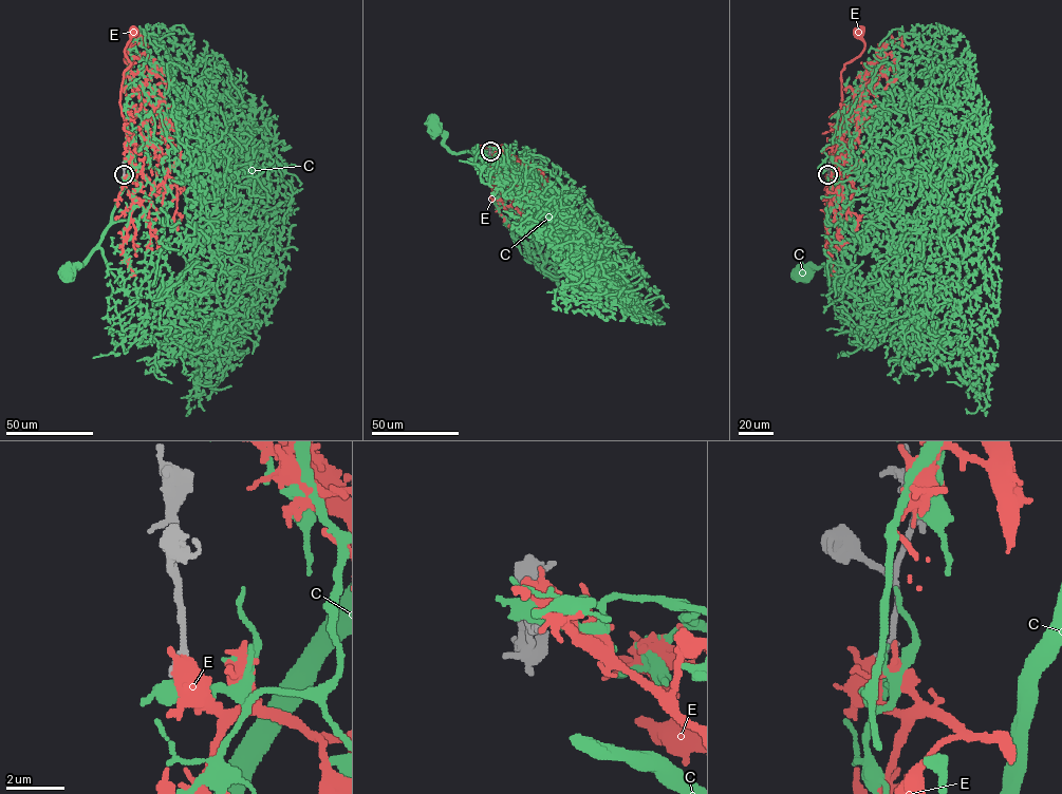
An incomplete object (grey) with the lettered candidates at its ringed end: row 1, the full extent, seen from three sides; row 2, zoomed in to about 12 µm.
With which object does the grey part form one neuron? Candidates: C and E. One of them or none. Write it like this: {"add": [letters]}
{"add": ["E"]}

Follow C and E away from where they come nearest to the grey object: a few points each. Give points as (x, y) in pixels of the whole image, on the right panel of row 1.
C: (828, 175), (843, 126), (854, 120), (843, 136), (840, 172), (828, 211), (830, 261), (803, 271)
E: (827, 174), (835, 178), (835, 152), (843, 126), (841, 72), (863, 49), (859, 32)

